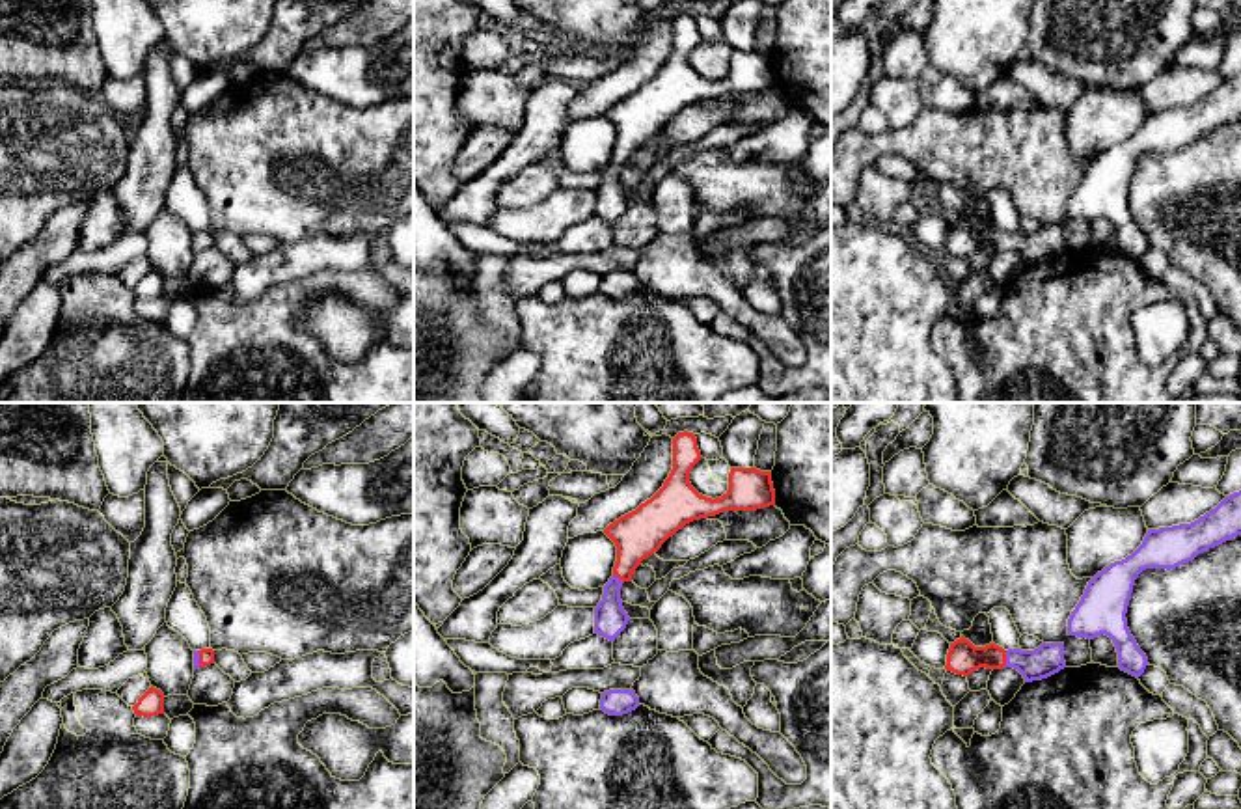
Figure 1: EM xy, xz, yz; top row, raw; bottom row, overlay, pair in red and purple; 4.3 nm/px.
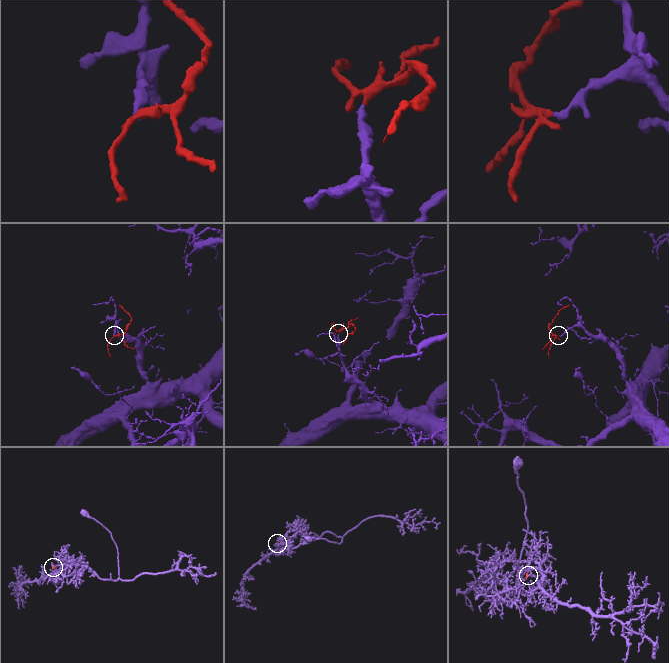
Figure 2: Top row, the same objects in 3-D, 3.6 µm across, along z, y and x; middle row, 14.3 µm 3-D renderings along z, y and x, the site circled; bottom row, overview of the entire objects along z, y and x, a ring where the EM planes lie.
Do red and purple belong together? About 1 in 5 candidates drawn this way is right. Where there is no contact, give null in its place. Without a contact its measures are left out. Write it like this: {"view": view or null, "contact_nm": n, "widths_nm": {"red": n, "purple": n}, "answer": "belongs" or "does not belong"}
{"view": "yz", "contact_nm": 70, "widths_nm": {"red": 140, "purple": 140}, "answer": "belongs"}

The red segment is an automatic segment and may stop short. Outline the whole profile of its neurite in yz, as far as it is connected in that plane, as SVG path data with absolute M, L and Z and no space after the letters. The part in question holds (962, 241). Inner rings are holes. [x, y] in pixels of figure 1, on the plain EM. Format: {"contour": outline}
{"contour": "M963 218L950 226L947 254L969 259L975 252L1017 252L1025 265L1047 261L1066 250L1064 226L1042 226L1034 233L1008 231L989 226L975 229Z"}

